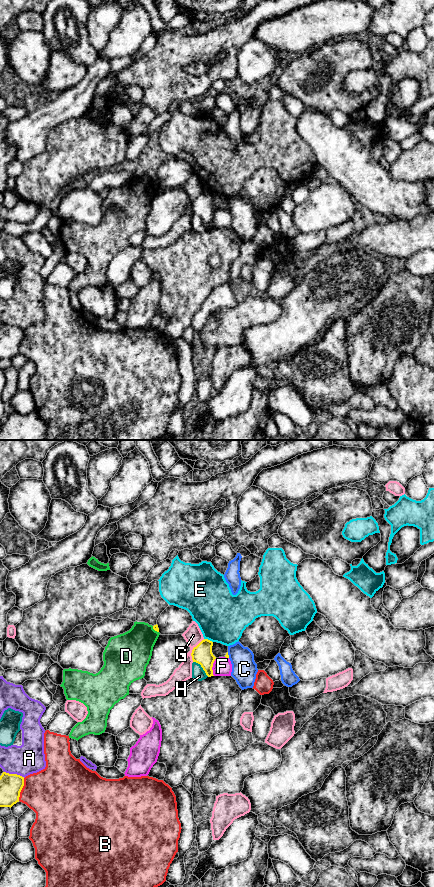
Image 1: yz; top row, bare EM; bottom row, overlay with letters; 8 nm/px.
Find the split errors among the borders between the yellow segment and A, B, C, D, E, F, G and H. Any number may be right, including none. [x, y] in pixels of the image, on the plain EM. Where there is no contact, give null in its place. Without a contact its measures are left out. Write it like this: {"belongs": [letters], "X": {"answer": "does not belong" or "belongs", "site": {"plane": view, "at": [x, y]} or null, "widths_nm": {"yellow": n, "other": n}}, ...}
{"belongs": [], "A": {"answer": "does not belong", "site": {"plane": "yz", "at": [14, 326]}, "widths_nm": {"yellow": 180, "other": 240}}, "B": {"answer": "does not belong", "site": {"plane": "yz", "at": [21, 341]}, "widths_nm": {"yellow": 180, "other": 400}}, "C": {"answer": "does not belong", "site": {"plane": "yz", "at": [228, 207]}, "widths_nm": {"yellow": 30, "other": 200}}, "D": {"answer": "does not belong", "site": {"plane": "yz", "at": [155, 182]}, "widths_nm": {"yellow": 50, "other": 320}}, "E": {"answer": "does not belong", "site": {"plane": "yz", "at": [207, 191]}, "widths_nm": {"yellow": 160, "other": 400}}, "F": {"answer": "does not belong", "site": {"plane": "yz", "at": [212, 218]}, "widths_nm": {"yellow": 160, "other": 150}}, "G": {"answer": "does not belong", "site": {"plane": "yz", "at": [193, 201]}, "widths_nm": {"yellow": 160, "other": 140}}, "H": {"answer": "does not belong", "site": {"plane": "yz", "at": [201, 218]}, "widths_nm": {"yellow": 160, "other": 100}}}

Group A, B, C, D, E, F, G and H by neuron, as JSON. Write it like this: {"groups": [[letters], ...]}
{"groups": [["A"], ["B"], ["C"], ["D"], ["E"], ["F"], ["G"], ["H"]]}

